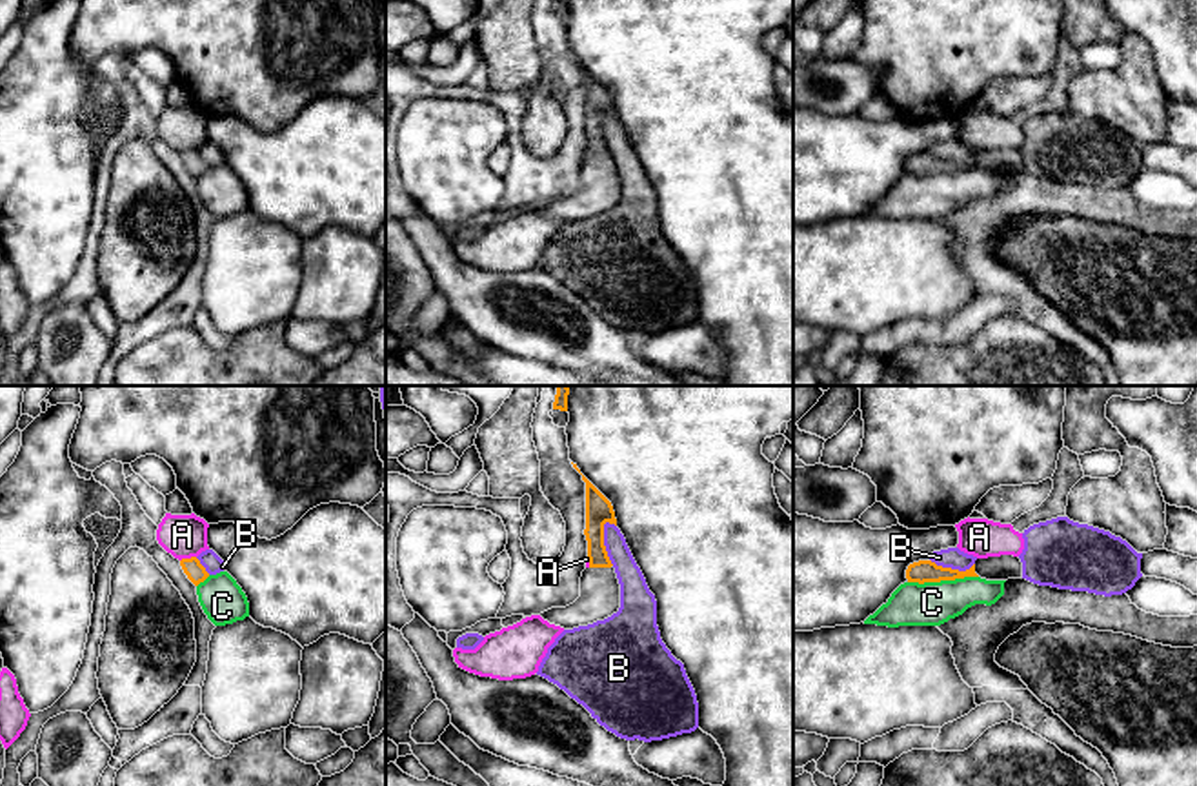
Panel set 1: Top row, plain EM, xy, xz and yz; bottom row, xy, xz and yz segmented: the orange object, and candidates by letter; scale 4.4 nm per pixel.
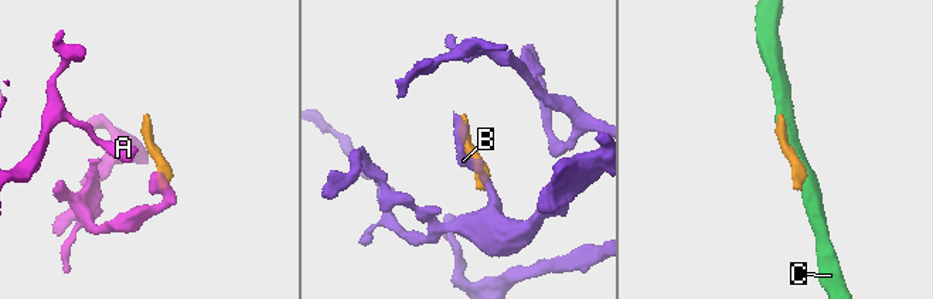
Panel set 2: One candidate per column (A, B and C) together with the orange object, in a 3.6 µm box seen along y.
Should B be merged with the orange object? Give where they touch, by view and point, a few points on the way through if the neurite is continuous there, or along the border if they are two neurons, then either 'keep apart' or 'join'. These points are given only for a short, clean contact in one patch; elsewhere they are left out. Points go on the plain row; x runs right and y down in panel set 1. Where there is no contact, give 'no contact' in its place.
xz (603, 135) | along xz (606, 113), (604, 142), (613, 157) | keep apart

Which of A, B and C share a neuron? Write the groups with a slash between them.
A / B / C

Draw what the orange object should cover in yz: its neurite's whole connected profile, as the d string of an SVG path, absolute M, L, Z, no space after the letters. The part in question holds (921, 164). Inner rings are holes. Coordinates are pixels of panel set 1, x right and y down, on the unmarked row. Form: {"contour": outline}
{"contour": "M1001 147L1001 149L977 151L975 156L966 164L942 160L931 153L913 155L906 162L908 175L919 175L919 176L955 173L964 169L981 169L986 173L1022 171L1022 155L1019 149Z"}

